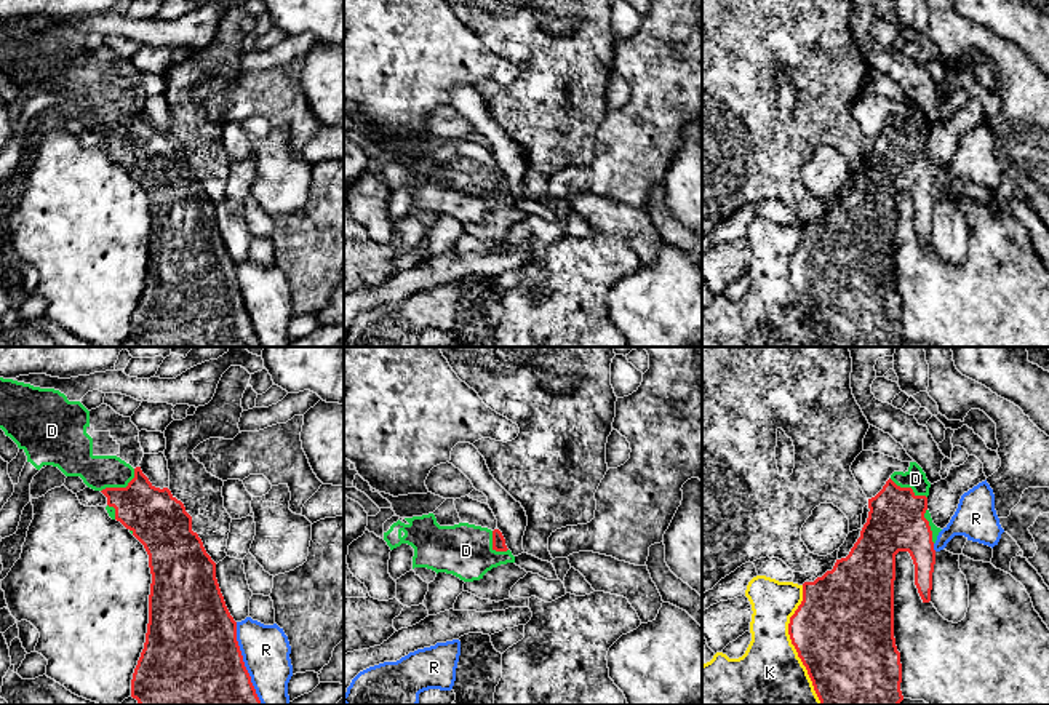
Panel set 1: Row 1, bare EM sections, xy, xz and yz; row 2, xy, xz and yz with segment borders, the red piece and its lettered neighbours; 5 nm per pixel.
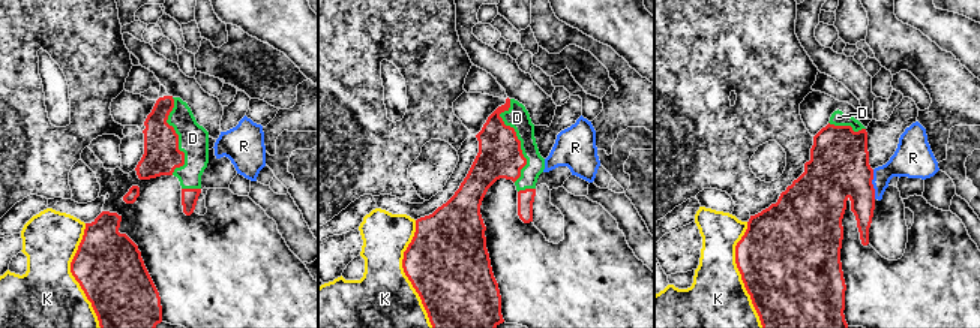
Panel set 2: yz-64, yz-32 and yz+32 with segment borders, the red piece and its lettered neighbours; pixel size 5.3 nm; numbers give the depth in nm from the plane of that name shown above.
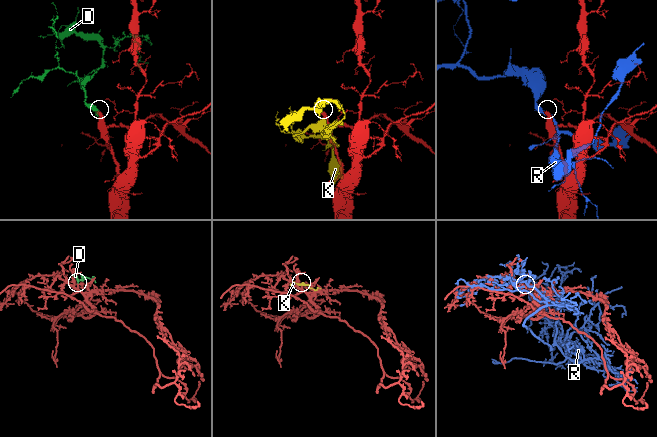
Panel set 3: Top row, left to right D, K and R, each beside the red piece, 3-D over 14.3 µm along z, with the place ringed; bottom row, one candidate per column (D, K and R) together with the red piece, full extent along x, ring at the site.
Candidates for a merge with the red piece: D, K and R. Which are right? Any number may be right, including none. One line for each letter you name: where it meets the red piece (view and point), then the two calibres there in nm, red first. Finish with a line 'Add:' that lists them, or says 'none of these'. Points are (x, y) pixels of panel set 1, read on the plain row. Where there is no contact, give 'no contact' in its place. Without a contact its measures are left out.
D: contact xy (122, 130); calibres 280 and 180 nm
Add: D

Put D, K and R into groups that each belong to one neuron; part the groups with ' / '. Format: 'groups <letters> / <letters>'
groups D / K / R

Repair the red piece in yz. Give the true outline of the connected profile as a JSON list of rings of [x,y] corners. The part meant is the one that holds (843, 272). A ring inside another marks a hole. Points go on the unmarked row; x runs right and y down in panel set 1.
[[[910,104],[905,115],[894,114],[883,131],[868,141],[867,165],[849,197],[836,201],[833,211],[822,219],[803,225],[803,243],[790,259],[788,277],[808,312],[820,347],[899,347],[903,342],[900,294],[894,280],[895,197],[910,195],[915,206],[915,227],[923,245],[929,245],[935,206],[934,185],[942,173],[932,165],[927,152],[929,129],[931,125],[916,104]]]

